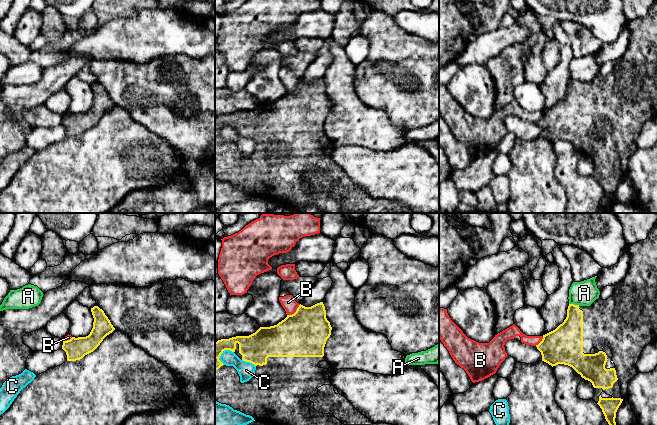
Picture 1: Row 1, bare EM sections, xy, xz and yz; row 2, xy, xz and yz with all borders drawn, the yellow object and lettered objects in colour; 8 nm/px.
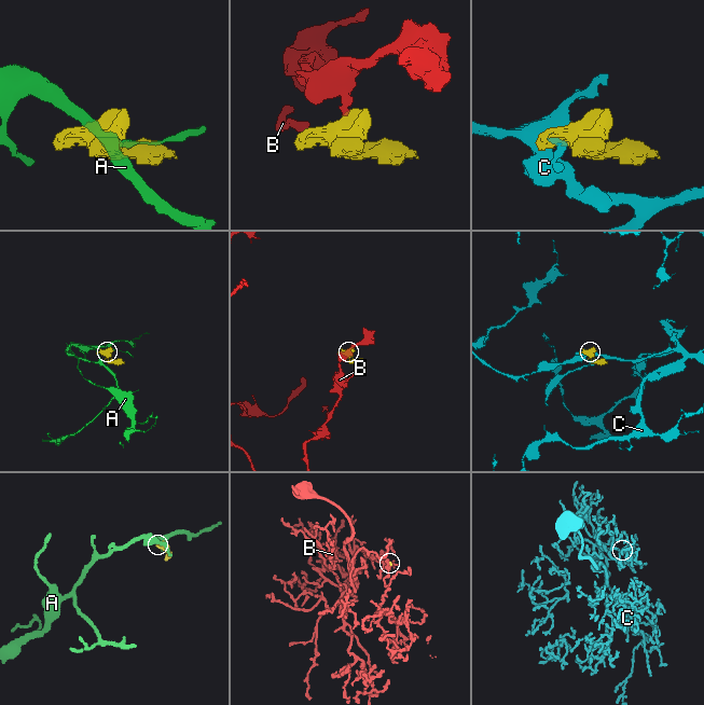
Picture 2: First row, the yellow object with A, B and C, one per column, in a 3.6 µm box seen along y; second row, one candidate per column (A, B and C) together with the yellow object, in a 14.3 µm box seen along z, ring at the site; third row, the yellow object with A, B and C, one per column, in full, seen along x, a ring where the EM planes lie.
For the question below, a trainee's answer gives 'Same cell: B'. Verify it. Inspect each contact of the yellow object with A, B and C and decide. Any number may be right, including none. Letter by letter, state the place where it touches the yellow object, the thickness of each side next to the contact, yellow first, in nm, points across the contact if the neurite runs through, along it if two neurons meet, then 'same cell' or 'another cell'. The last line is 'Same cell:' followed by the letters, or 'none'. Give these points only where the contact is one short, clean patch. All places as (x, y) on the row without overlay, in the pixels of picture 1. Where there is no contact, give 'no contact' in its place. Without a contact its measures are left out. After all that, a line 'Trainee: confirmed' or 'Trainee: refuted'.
A: meets yellow in yz at (573, 80); 220 nm thick on the yellow side, 200 nm on the other; another cell
B: meets yellow in xz at (295, 88); 360 nm thick on the yellow side, 120 nm on the other; border along xz (300, 80), (293, 89), (287, 91); another cell
C: meets yellow in xz at (249, 137); 240 nm thick on the yellow side, 140 nm on the other; another cell
Same cell: none
Trainee: refuted

